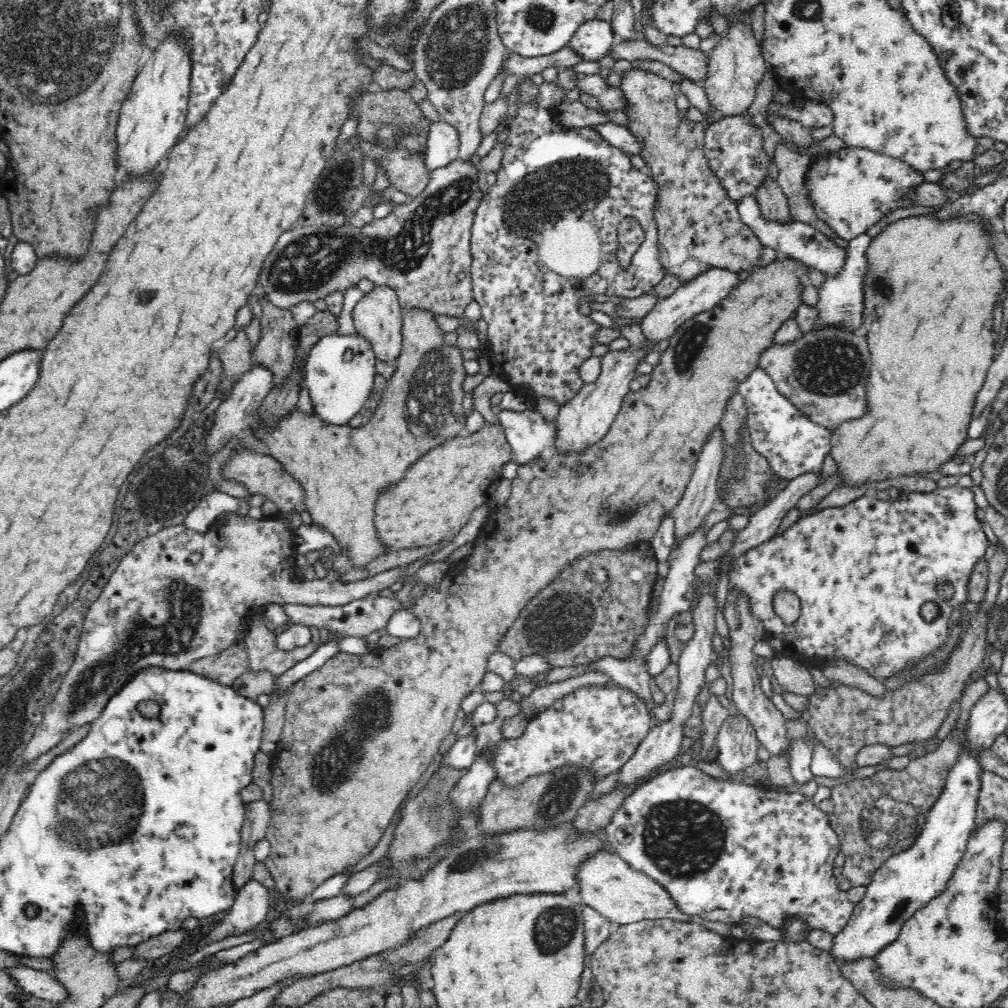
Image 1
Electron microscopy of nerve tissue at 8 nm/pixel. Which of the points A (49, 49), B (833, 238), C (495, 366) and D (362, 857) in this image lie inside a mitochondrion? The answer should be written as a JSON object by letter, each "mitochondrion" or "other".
{"A":"mitochondrion","B":"other","C":"other","D":"other"}

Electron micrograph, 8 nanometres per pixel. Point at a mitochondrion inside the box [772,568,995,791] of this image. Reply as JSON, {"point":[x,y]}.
{"point":[962,664]}

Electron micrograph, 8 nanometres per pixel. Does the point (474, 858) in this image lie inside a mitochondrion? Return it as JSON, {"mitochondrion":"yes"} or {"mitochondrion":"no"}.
{"mitochondrion":"yes"}

